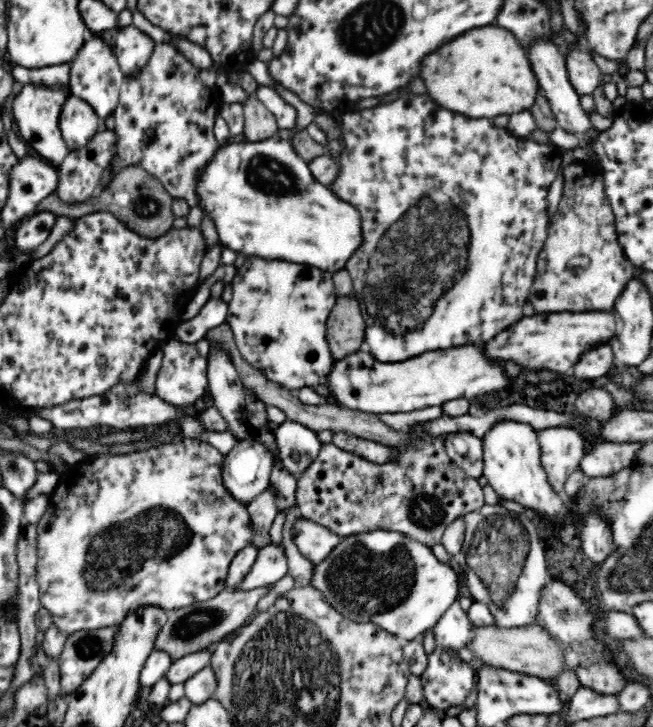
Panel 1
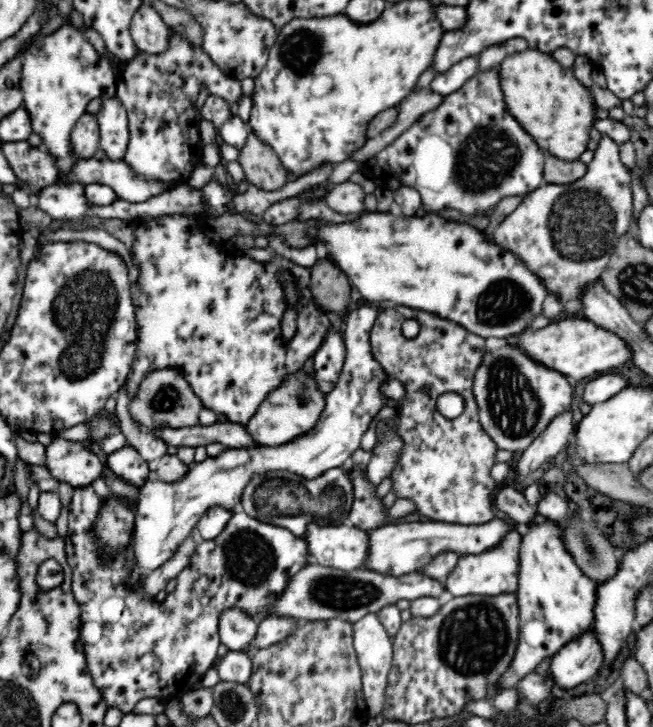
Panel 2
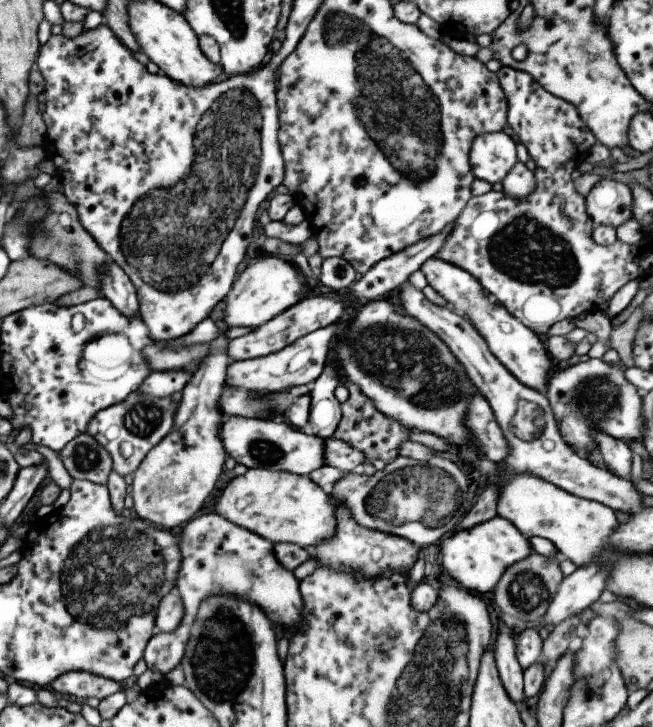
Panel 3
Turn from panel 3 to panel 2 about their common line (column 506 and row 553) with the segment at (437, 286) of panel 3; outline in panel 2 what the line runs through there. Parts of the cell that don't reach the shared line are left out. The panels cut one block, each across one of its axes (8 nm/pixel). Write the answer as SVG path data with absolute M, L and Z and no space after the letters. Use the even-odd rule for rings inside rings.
M312 523L308 526L305 540L309 544L308 549L315 562L344 572L354 572L354 570L369 570L366 565L370 556L369 538L368 531L358 529L348 523L340 526L318 526Z

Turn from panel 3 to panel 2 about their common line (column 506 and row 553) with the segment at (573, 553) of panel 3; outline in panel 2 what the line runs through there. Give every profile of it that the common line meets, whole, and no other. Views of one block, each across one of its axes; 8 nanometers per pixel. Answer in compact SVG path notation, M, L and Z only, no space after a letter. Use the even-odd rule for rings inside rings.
M513 526L502 540L496 542L497 546L487 552L460 557L452 576L448 576L444 582L445 589L455 597L480 594L494 596L494 594L503 594L504 592L516 592L520 572L521 538L522 536Z

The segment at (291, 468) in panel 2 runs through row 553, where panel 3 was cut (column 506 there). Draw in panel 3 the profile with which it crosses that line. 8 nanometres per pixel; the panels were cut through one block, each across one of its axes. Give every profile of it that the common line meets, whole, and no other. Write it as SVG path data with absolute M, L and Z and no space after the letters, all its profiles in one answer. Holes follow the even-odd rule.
M506 130L475 136L469 154L471 175L489 185L501 183L518 160L516 141Z

